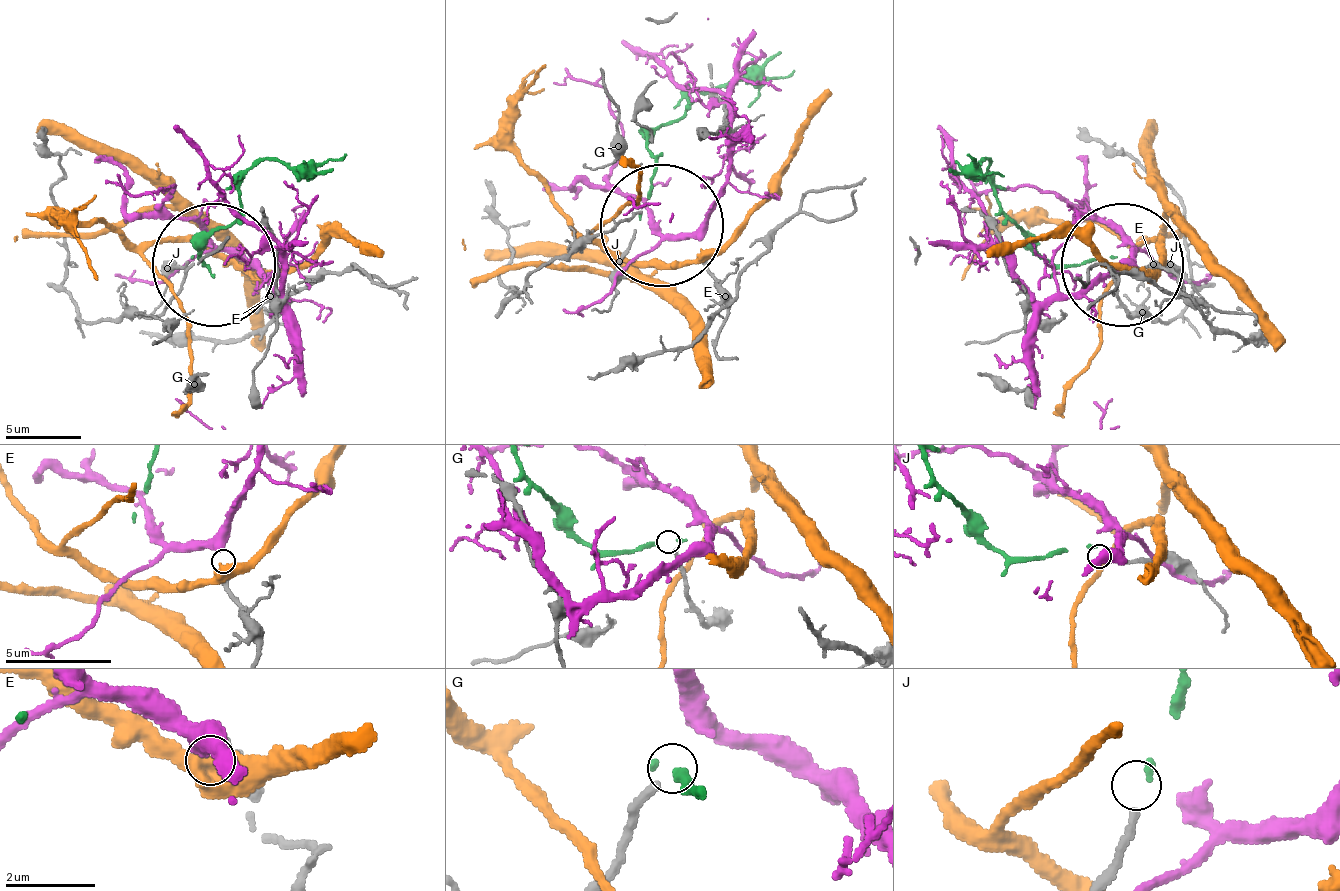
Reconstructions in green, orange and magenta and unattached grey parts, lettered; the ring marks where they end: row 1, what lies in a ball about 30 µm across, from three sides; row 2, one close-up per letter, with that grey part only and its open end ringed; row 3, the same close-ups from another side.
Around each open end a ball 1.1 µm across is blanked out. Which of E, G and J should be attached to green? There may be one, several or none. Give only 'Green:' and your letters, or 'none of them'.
Green: J

